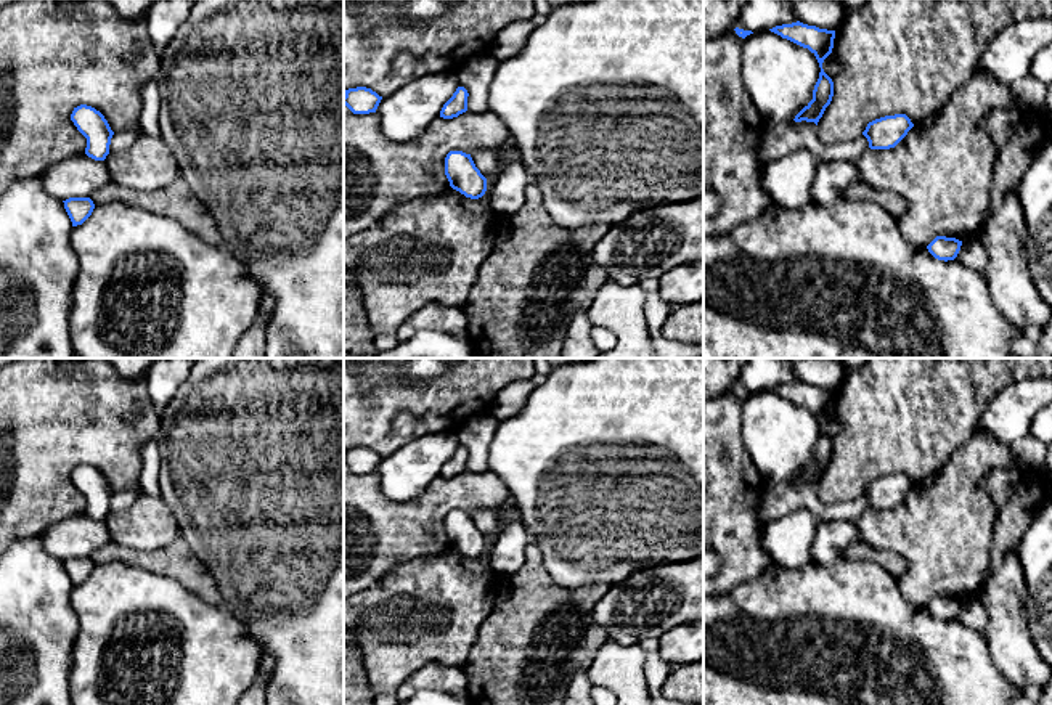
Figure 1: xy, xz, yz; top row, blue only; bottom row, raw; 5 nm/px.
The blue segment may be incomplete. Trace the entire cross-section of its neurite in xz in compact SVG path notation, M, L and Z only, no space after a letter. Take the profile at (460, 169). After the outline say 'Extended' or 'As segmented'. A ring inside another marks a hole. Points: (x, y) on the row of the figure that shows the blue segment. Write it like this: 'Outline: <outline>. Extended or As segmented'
Outline: M450 151L445 157L445 175L450 186L466 198L479 199L487 191L487 178L475 167L471 154Z. As segmented

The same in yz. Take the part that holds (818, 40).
Outline: M800 21L792 24L782 24L769 29L771 32L787 39L803 48L808 48L818 59L821 72L813 90L813 100L795 116L795 122L814 122L818 125L826 108L830 104L834 96L834 82L824 72L822 63L832 53L835 31L819 29L808 26Z. As segmented

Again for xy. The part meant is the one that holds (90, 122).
Outline: M80 104L74 108L71 120L87 138L85 154L95 161L104 161L114 135L104 116L92 106Z. As segmented

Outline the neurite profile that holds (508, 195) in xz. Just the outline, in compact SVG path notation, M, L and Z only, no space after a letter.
M516 156L498 175L491 189L493 214L498 217L516 214L525 201L525 189L532 181L533 178L522 165L520 156Z

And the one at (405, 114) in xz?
M443 71L414 79L382 96L376 109L382 133L398 143L418 140L440 117L458 87L456 74Z

